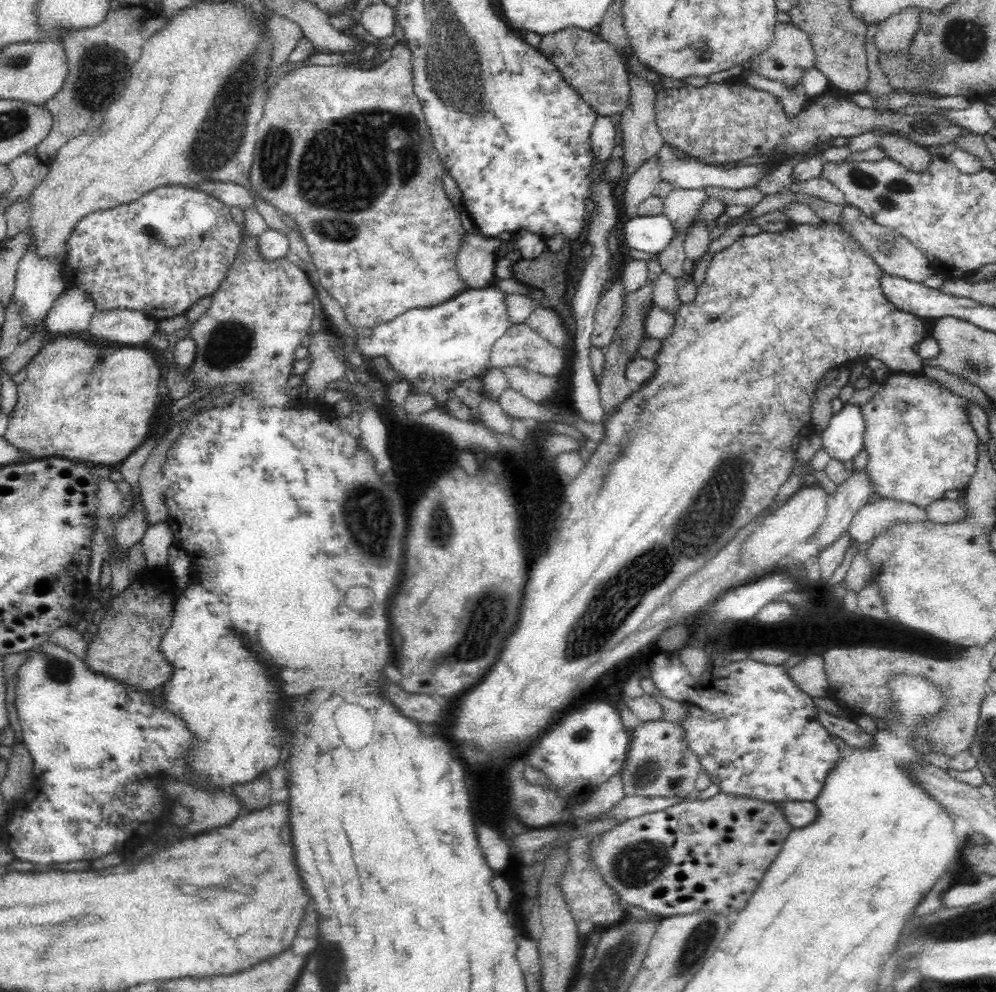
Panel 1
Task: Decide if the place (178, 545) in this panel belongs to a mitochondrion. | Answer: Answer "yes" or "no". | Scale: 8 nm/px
no

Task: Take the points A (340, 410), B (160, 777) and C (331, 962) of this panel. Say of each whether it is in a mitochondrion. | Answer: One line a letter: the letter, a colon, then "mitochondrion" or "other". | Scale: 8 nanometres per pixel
A: other
B: other
C: mitochondrion

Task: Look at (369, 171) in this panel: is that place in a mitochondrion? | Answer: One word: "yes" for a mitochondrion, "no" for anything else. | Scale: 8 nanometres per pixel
yes

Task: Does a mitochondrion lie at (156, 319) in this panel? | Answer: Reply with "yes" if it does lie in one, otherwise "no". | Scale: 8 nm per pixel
no

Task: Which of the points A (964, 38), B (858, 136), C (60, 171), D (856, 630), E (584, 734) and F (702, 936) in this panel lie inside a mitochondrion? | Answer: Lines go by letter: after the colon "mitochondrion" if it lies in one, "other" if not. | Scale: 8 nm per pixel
A: mitochondrion
B: other
C: other
D: mitochondrion
E: mitochondrion
F: mitochondrion

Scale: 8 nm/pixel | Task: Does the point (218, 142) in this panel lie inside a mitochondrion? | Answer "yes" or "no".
yes

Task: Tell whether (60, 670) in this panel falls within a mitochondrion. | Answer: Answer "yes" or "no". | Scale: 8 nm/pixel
yes

